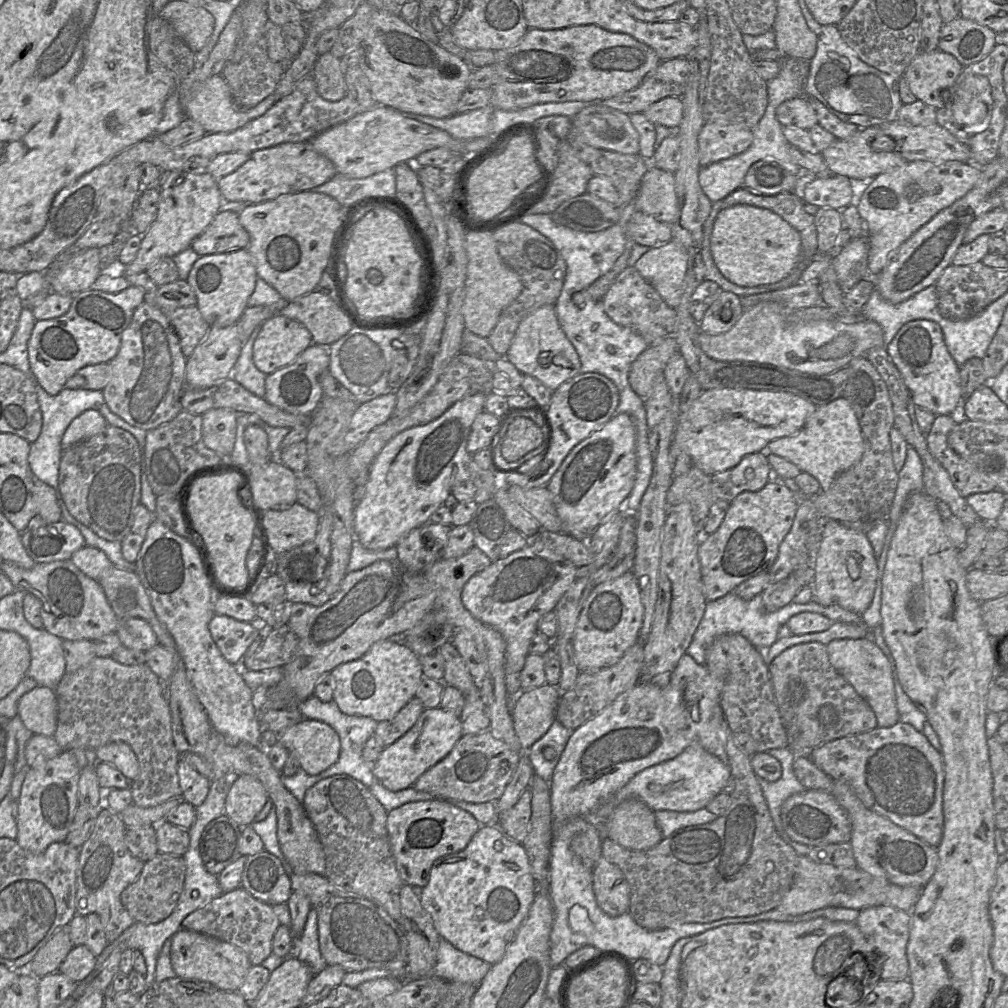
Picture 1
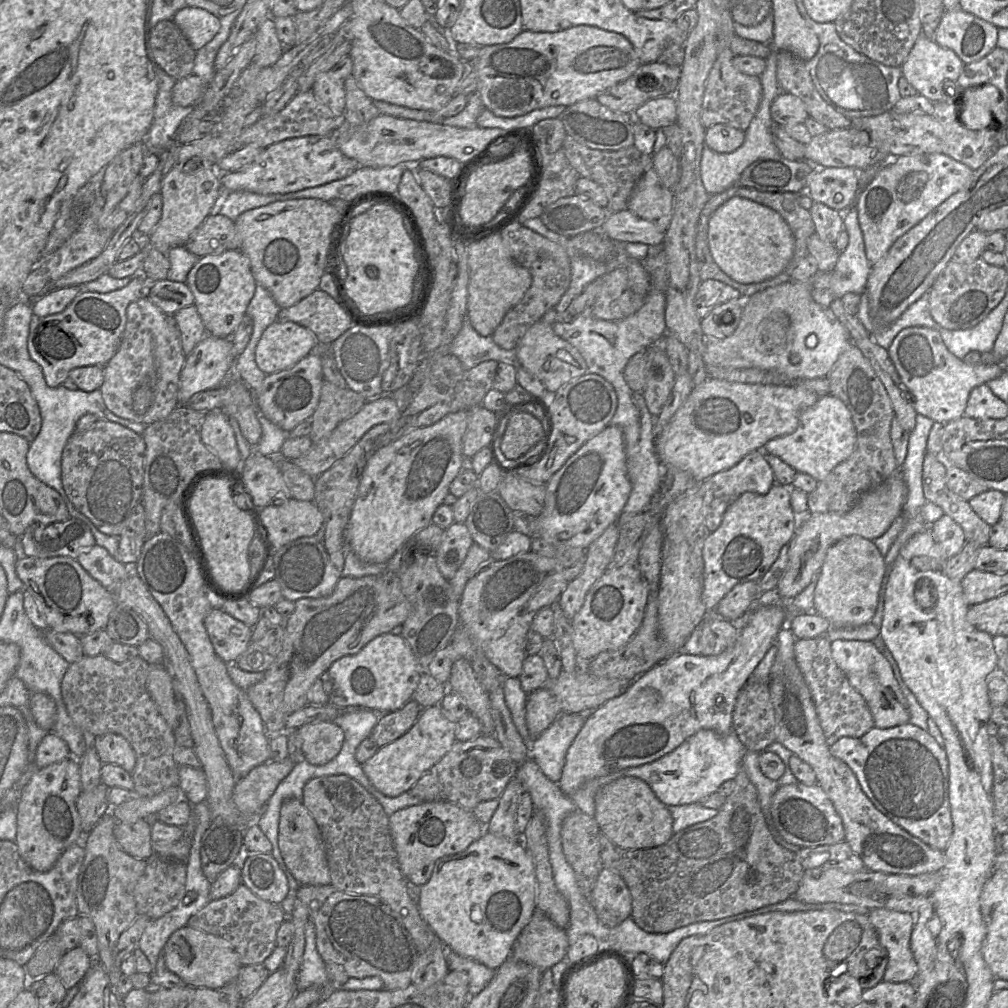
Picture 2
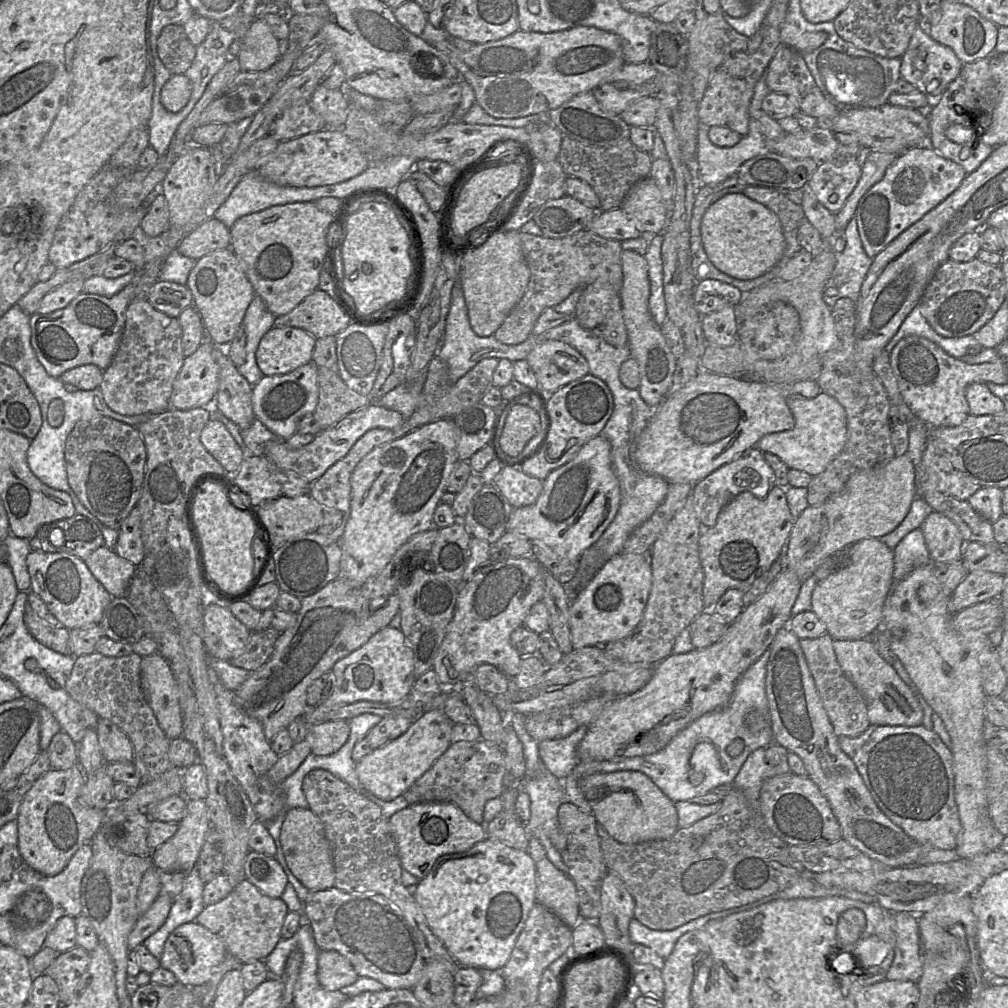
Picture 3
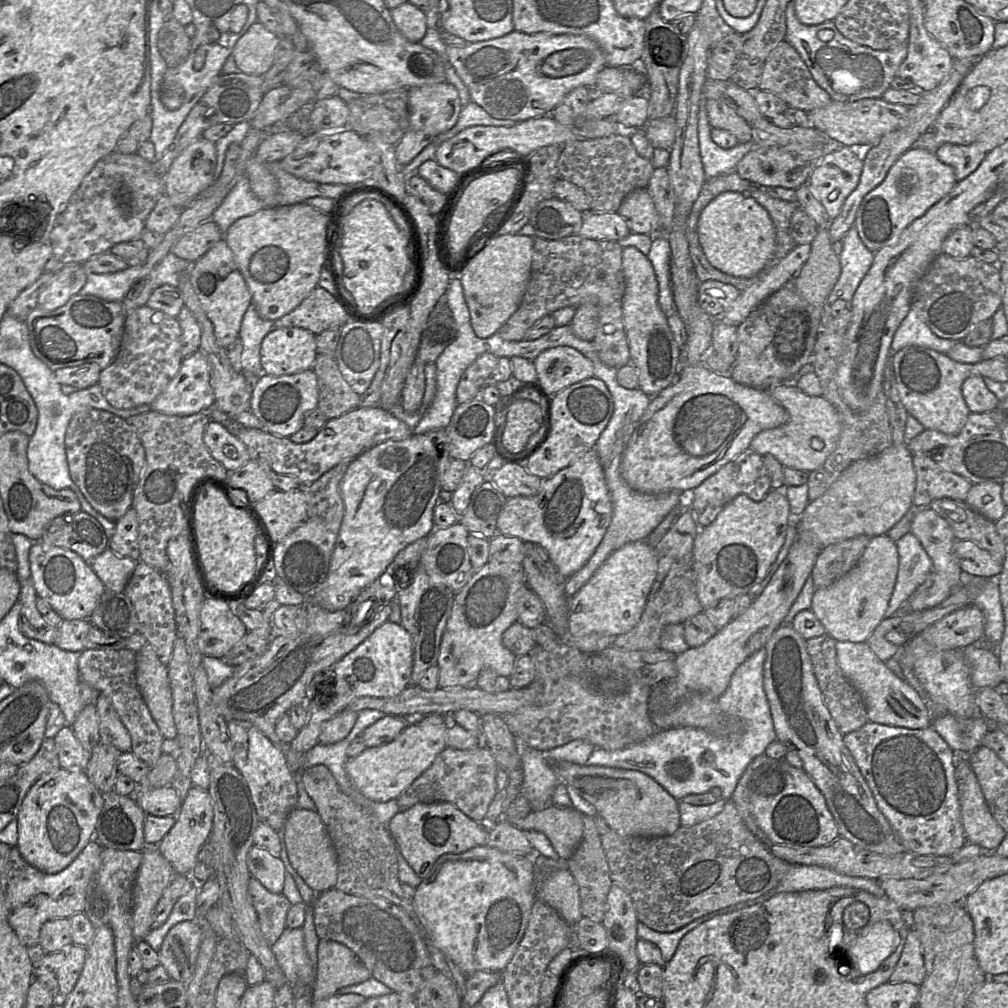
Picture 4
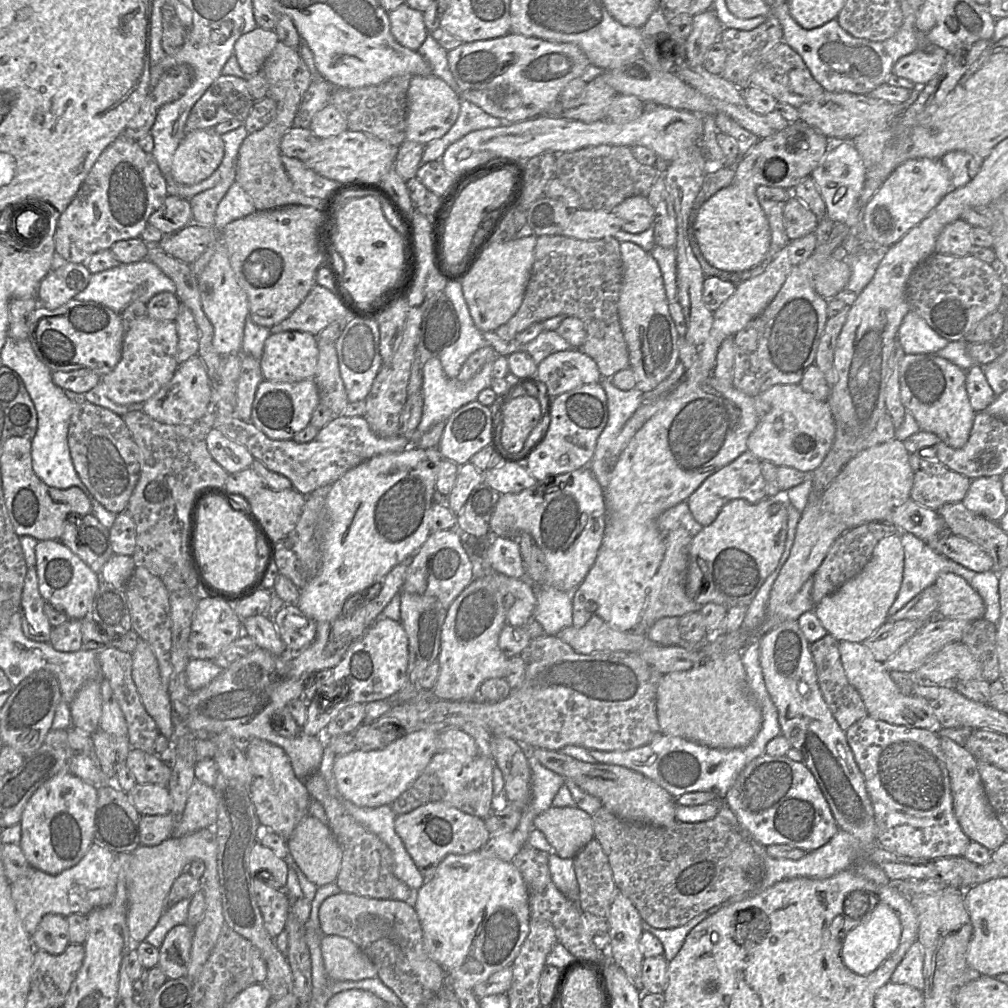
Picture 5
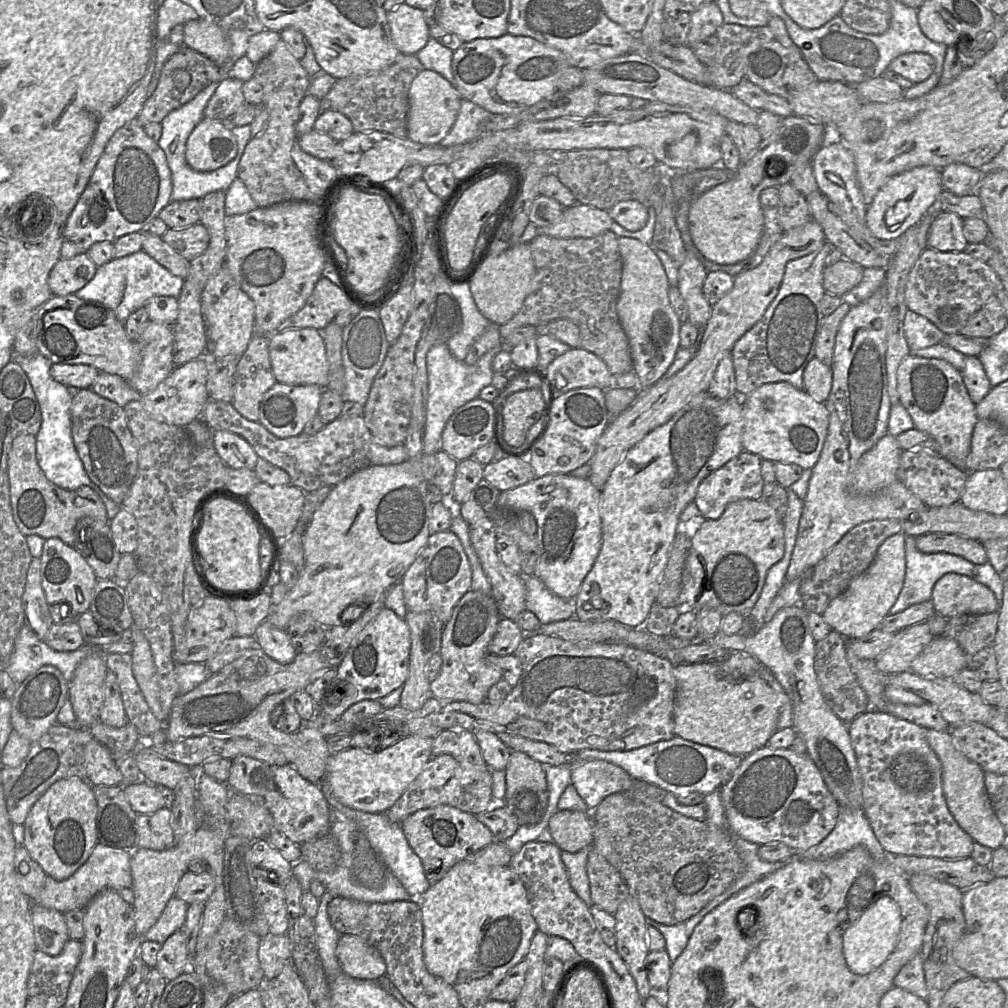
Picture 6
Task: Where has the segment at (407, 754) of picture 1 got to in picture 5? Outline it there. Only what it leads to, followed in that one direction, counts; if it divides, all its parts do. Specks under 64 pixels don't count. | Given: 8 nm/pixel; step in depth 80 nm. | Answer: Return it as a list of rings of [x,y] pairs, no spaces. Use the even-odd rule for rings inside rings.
[[[430,730],[402,733],[396,741],[379,750],[356,749],[346,755],[336,756],[333,775],[340,797],[360,807],[391,805],[438,752],[438,734]]]

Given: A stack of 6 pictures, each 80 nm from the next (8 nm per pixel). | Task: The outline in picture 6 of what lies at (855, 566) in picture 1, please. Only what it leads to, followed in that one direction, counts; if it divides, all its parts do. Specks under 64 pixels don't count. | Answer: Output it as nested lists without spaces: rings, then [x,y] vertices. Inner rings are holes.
[[[901,532],[884,540],[879,546],[871,565],[862,574],[854,578],[843,593],[829,603],[822,617],[832,630],[838,632],[844,638],[859,639],[876,629],[884,617],[889,614],[889,609],[895,603],[905,578],[905,536]]]

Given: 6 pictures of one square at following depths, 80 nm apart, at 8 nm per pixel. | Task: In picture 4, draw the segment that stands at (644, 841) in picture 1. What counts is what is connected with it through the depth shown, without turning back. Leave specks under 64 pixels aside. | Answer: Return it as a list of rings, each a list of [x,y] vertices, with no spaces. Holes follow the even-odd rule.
[[[549,761],[549,764],[560,781],[574,786],[586,801],[595,806],[597,815],[621,836],[663,837],[675,833],[681,826],[678,800],[643,772],[568,761]]]

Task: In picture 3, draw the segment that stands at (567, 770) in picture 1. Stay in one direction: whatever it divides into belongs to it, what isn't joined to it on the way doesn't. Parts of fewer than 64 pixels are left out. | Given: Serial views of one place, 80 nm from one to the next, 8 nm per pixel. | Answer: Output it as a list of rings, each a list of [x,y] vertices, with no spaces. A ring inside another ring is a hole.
[[[784,567],[766,592],[743,609],[740,616],[728,625],[724,635],[716,643],[703,649],[694,648],[687,653],[670,654],[654,666],[653,675],[643,688],[613,699],[587,727],[587,732],[578,746],[581,763],[619,761],[656,753],[691,722],[708,712],[726,706],[741,675],[769,649],[777,632],[788,626],[792,617],[791,610],[802,583],[793,571]]]

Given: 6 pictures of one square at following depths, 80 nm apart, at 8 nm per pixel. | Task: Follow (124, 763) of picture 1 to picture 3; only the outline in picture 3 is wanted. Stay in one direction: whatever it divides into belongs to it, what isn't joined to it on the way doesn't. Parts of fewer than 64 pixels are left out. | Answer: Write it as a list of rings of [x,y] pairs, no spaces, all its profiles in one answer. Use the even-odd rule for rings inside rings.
[[[99,718],[96,732],[104,763],[133,762],[131,741],[117,725]]]

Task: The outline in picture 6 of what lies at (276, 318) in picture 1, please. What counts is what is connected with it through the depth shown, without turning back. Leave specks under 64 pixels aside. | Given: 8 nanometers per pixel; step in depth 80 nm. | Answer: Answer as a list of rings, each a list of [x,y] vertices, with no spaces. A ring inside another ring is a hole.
[[[314,328],[289,329],[268,337],[269,358],[275,380],[288,385],[314,384],[326,388],[328,361],[322,332]]]

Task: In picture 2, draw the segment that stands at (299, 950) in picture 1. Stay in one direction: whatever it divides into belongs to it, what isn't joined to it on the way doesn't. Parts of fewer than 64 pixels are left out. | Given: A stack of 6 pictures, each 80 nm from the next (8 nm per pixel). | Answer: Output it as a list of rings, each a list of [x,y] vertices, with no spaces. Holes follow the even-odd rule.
[[[308,919],[304,930],[305,944],[298,975],[296,977],[297,991],[317,986],[323,989],[324,997],[335,990],[335,985],[328,980],[325,962],[316,947],[315,925]]]

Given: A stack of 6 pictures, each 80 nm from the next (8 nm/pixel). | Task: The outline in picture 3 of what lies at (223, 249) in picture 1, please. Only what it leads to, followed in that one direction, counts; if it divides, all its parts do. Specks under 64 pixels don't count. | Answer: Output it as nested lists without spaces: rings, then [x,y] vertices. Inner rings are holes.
[[[213,217],[193,230],[178,245],[177,250],[194,260],[231,246],[231,229]]]

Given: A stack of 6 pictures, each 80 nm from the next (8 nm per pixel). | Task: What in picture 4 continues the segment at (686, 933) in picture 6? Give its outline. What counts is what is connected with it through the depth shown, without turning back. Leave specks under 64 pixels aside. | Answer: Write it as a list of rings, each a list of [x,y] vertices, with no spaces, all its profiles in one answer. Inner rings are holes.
[[[750,900],[746,902],[737,903],[720,910],[710,912],[673,932],[658,932],[647,927],[645,924],[641,923],[640,921],[638,921],[637,936],[638,936],[638,939],[647,940],[657,945],[657,947],[661,951],[663,959],[667,963],[673,957],[676,951],[676,948],[679,944],[679,941],[686,933],[693,930],[697,926],[701,925],[702,923],[708,921],[708,918],[710,918],[711,916],[720,915],[725,912],[732,912],[734,910],[739,910],[753,904],[754,904],[754,901]]]

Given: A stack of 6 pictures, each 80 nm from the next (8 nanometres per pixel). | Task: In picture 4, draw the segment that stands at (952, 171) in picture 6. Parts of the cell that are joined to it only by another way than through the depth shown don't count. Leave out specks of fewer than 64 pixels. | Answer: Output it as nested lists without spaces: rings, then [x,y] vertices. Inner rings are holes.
[[[951,143],[941,145],[935,154],[940,161],[954,169],[957,182],[974,172],[987,155],[976,144],[957,145]]]

